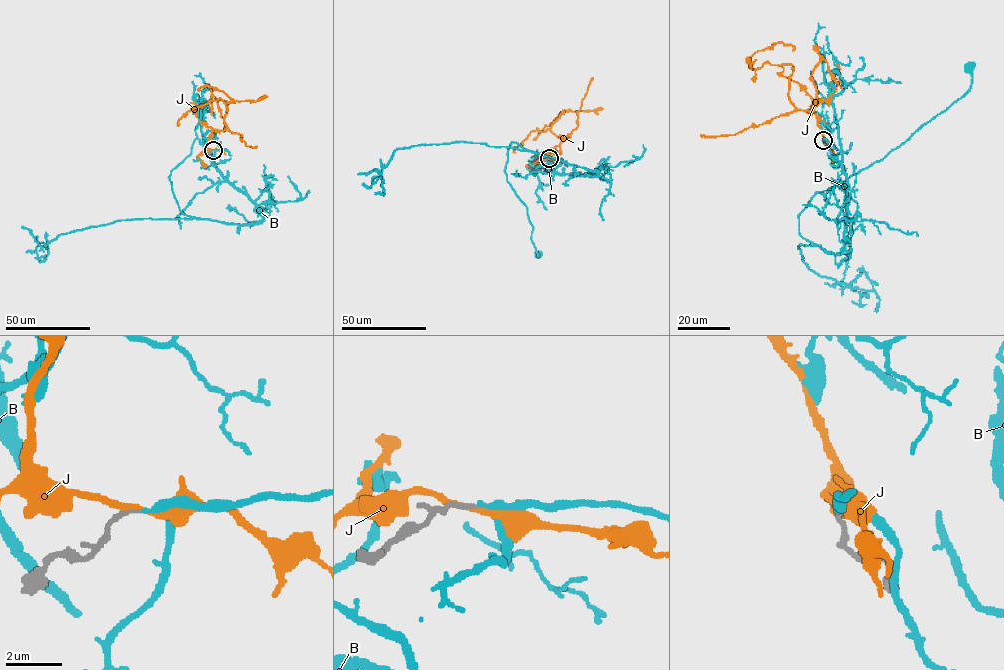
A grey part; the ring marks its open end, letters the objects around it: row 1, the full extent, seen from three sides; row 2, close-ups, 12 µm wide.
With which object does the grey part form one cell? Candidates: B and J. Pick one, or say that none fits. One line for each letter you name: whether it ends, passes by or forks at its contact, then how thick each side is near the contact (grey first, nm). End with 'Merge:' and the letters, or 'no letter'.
B: it passes by; calibres 160 and 240 nm
Merge: B

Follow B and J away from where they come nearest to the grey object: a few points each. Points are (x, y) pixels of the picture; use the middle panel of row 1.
B: (549, 158), (547, 166), (556, 173), (598, 172), (510, 143), (507, 181), (527, 209), (531, 240), (538, 254)
J: (548, 158), (543, 157), (560, 143), (560, 135), (563, 138), (550, 128), (569, 110), (562, 110), (534, 139)

